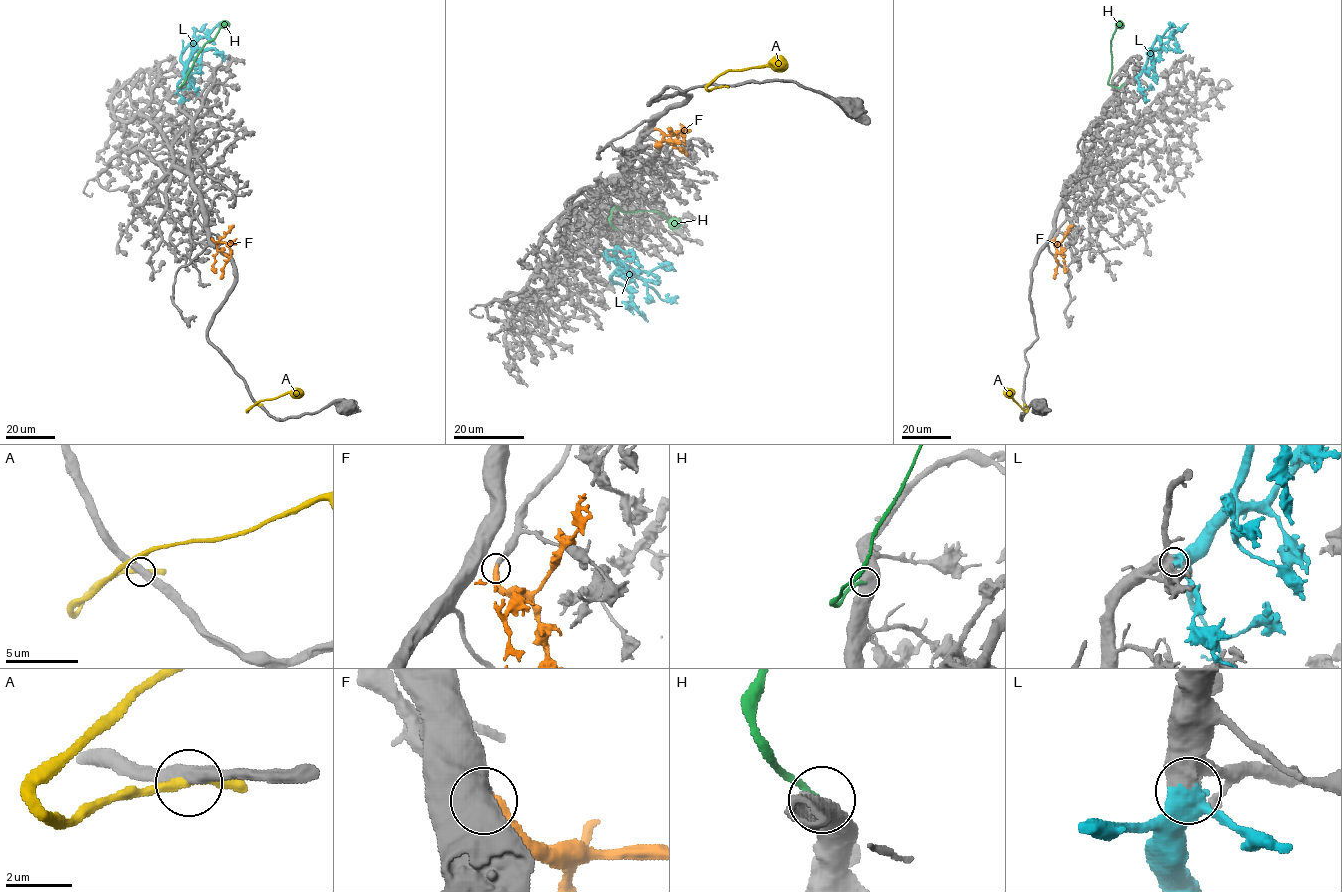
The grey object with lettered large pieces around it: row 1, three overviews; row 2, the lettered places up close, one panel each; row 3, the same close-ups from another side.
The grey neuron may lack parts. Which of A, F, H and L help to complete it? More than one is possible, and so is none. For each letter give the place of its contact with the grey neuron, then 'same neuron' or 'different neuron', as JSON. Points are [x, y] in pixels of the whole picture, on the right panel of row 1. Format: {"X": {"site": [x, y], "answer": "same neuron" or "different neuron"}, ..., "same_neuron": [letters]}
{"A": {"site": [1025, 404], "answer": "different neuron"}, "F": {"site": [1054, 238], "answer": "same neuron"}, "H": {"site": [1123, 84], "answer": "different neuron"}, "L": {"site": [1135, 77], "answer": "same neuron"}, "same_neuron": ["F", "L"]}

